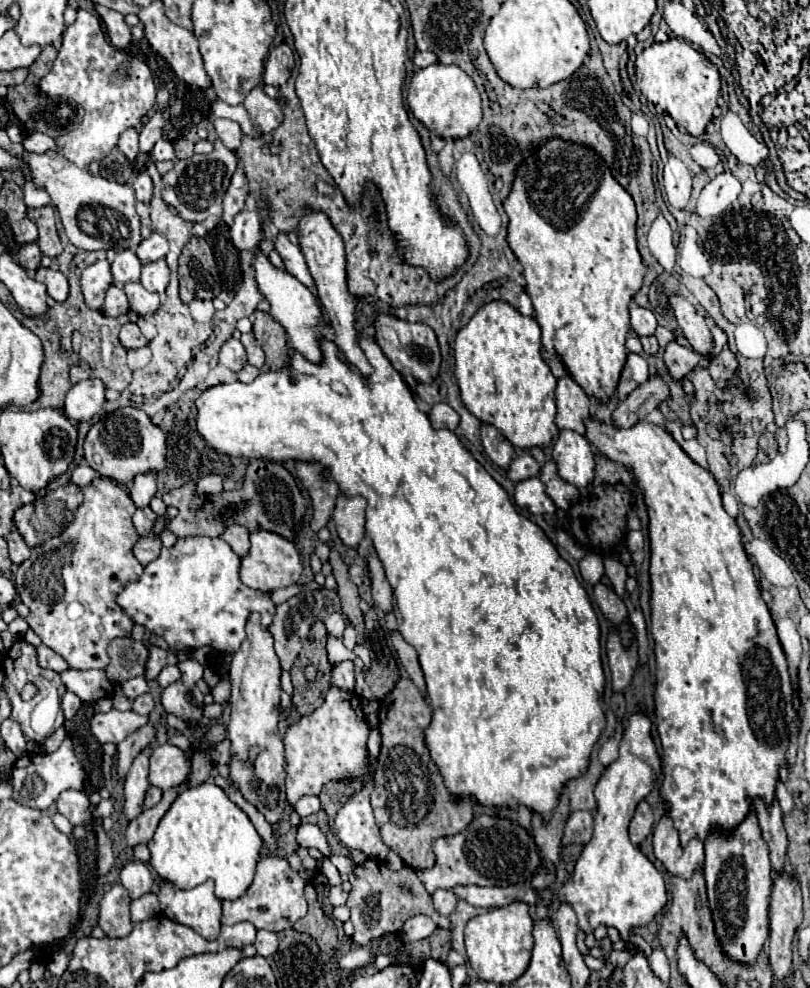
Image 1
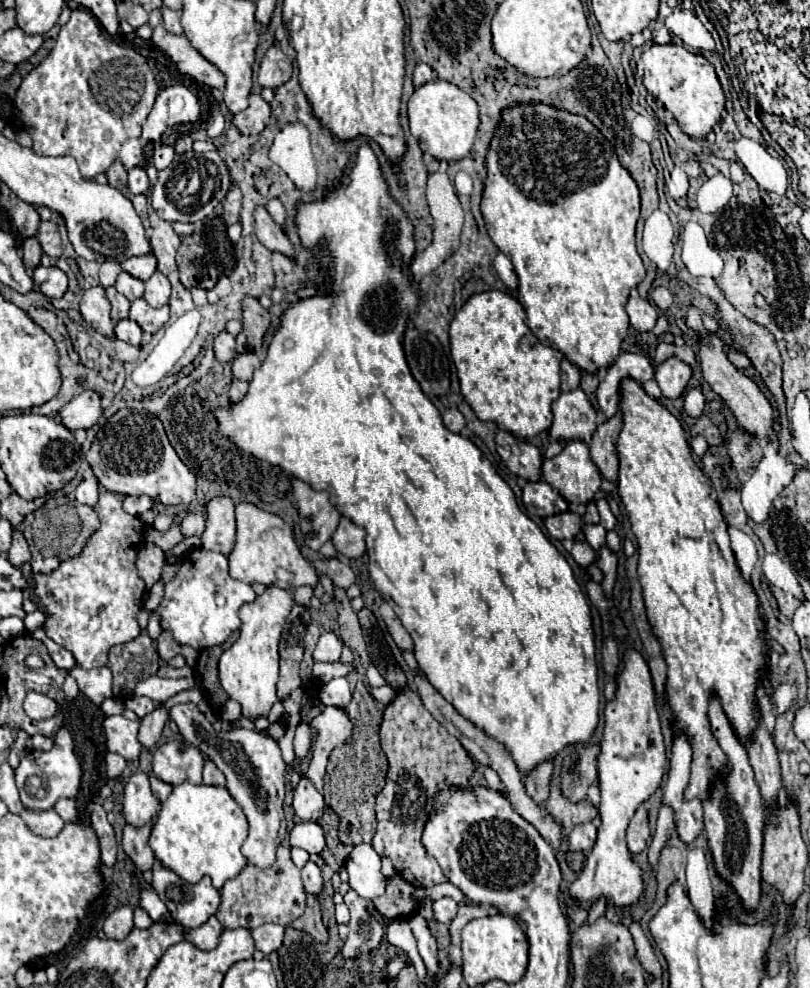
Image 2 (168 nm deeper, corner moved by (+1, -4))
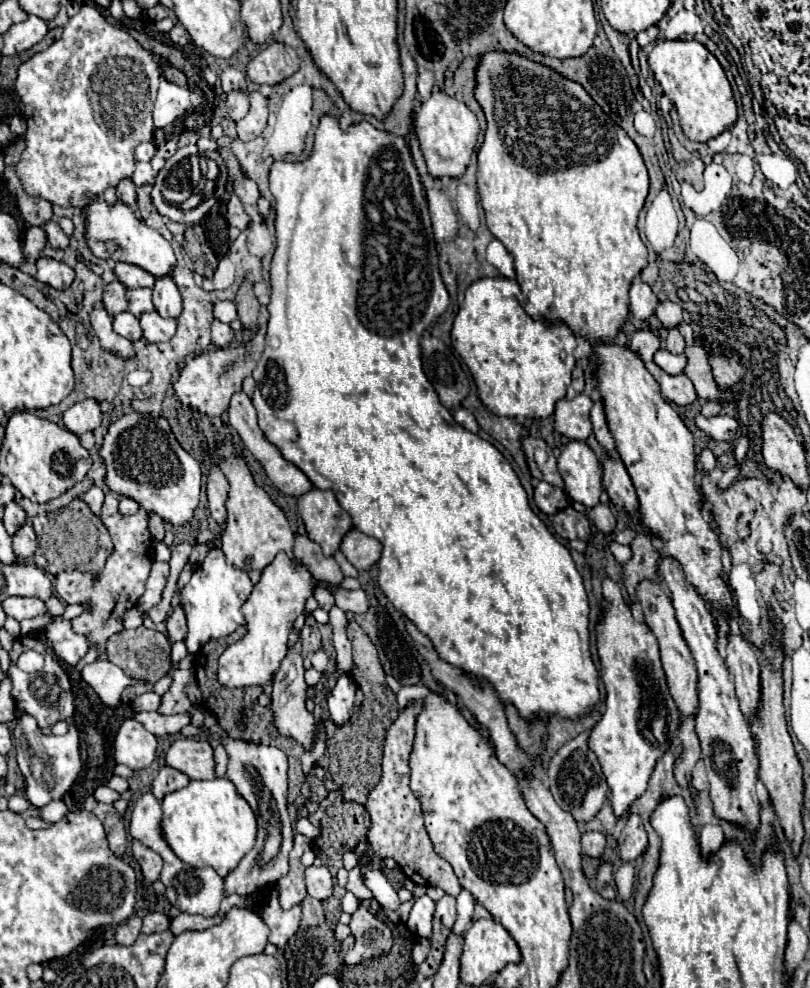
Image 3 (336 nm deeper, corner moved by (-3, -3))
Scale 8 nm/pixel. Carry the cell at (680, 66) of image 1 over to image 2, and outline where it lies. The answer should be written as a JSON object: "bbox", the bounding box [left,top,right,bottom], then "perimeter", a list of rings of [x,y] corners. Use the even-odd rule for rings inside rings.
{"bbox":[638,43,724,139],"perimeter":[[[652,43],[644,49],[638,61],[638,71],[642,71],[642,83],[646,91],[674,115],[680,129],[692,139],[704,139],[712,131],[712,127],[722,119],[724,93],[714,73],[714,65],[700,53],[692,53],[676,43]]]}

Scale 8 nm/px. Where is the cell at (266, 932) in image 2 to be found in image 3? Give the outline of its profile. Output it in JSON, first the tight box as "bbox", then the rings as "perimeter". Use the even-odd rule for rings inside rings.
{"bbox":[262,898,300,948],"perimeter":[[[272,898],[262,912],[262,920],[270,926],[268,942],[282,948],[300,926],[300,906],[292,906],[290,910],[282,910],[278,898]]]}

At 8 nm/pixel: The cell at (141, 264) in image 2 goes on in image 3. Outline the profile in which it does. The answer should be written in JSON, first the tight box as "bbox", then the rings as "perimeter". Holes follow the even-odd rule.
{"bbox":[114,262,156,288],"perimeter":[[[116,262],[114,274],[126,288],[152,288],[156,282],[152,274],[144,272],[134,264],[124,264],[124,262]]]}

